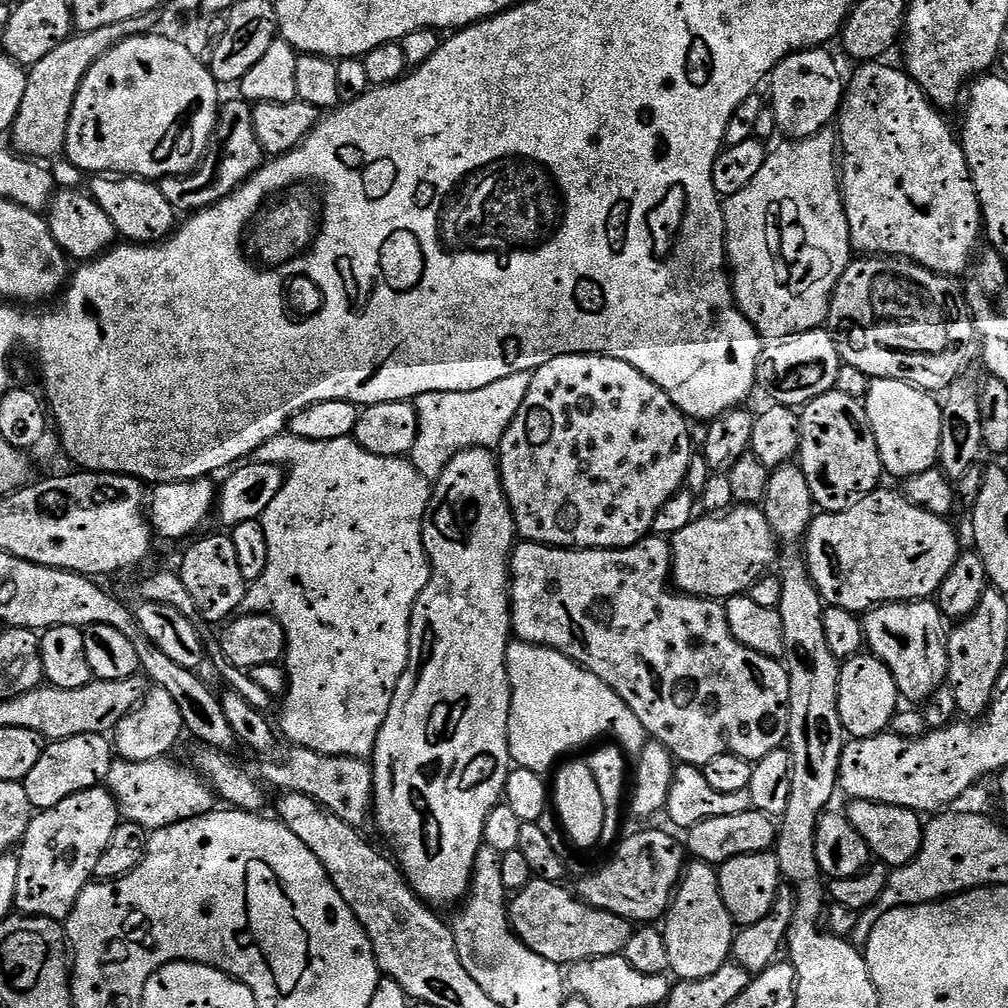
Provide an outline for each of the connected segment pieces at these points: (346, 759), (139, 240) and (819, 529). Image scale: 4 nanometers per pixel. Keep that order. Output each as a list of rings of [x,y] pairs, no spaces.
[[[297,747],[288,764],[284,780],[291,791],[300,792],[330,809],[347,824],[364,826],[374,812],[374,778],[367,759],[354,756],[323,756],[309,749]]]
[[[100,174],[90,189],[90,195],[102,210],[114,222],[117,233],[125,241],[137,246],[151,246],[157,242],[163,242],[172,235],[177,227],[177,209],[164,197],[159,183],[139,178],[113,178],[108,174]]]
[[[877,490],[870,495],[859,500],[853,508],[847,508],[845,512],[826,512],[817,515],[812,521],[812,526],[808,530],[806,537],[806,563],[808,573],[812,575],[812,580],[816,584],[816,589],[820,592],[820,598],[825,605],[834,608],[845,608],[848,612],[857,614],[867,613],[869,610],[878,608],[882,604],[895,604],[897,602],[907,602],[910,600],[927,600],[935,597],[944,585],[944,579],[950,574],[950,570],[956,564],[956,559],[962,554],[962,547],[956,541],[956,532],[948,525],[949,521],[942,516],[935,516],[926,511],[925,508],[919,508],[917,504],[911,504],[907,496],[896,492],[884,492]]]

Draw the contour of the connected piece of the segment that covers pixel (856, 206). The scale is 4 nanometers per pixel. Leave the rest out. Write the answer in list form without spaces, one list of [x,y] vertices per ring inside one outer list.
[[[864,62],[853,74],[852,80],[847,81],[844,90],[844,99],[840,102],[838,113],[838,148],[842,156],[840,164],[840,187],[844,193],[844,209],[848,218],[848,225],[852,234],[852,247],[857,253],[867,254],[872,258],[899,258],[910,260],[913,264],[921,264],[940,276],[960,278],[960,275],[969,271],[974,257],[977,255],[976,243],[982,240],[982,213],[980,199],[972,181],[972,171],[968,168],[963,143],[952,133],[952,128],[943,120],[941,109],[929,100],[928,95],[916,85],[916,81],[908,75],[907,71],[891,68],[888,62]]]

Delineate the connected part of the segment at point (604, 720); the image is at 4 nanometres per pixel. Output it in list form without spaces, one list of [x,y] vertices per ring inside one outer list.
[[[509,644],[508,680],[512,684],[508,749],[512,763],[517,768],[547,773],[548,767],[551,769],[561,758],[572,754],[567,752],[572,752],[607,732],[628,754],[639,754],[645,744],[649,743],[650,737],[644,731],[642,722],[638,722],[634,710],[622,702],[620,695],[606,686],[602,678],[587,672],[582,665],[575,664],[561,652],[537,644]]]

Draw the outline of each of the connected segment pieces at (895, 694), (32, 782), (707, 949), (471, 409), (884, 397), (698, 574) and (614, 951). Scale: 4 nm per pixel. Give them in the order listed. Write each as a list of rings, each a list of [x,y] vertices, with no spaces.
[[[871,654],[849,656],[840,665],[838,714],[845,733],[852,738],[878,736],[891,725],[902,697],[892,677],[892,671]]]
[[[82,734],[49,743],[34,770],[22,781],[26,798],[30,798],[33,809],[43,810],[58,806],[58,802],[87,788],[99,788],[108,779],[113,759],[113,741],[104,734]]]
[[[703,862],[687,865],[678,891],[663,917],[662,931],[670,950],[670,972],[677,981],[701,980],[729,963],[738,925],[730,910],[726,910],[726,902],[720,893],[720,877],[713,865]]]
[[[519,372],[482,390],[431,392],[417,396],[414,403],[418,414],[418,438],[410,459],[418,474],[425,476],[429,482],[436,482],[455,456],[472,448],[495,449],[514,422],[530,390],[531,381],[531,372]]]
[[[873,380],[868,397],[862,403],[878,442],[885,473],[889,477],[917,476],[937,467],[944,409],[933,393],[923,392],[921,388],[901,380]]]
[[[736,506],[720,515],[701,515],[690,526],[678,530],[670,543],[671,579],[675,587],[685,596],[706,600],[724,602],[730,596],[747,593],[767,573],[764,571],[775,562],[776,556],[778,560],[777,538],[766,514],[756,506]]]
[[[533,878],[523,890],[515,893],[510,900],[512,931],[535,954],[561,966],[621,955],[632,937],[633,921],[592,908],[579,895],[572,893],[571,896],[564,886],[555,880]]]

